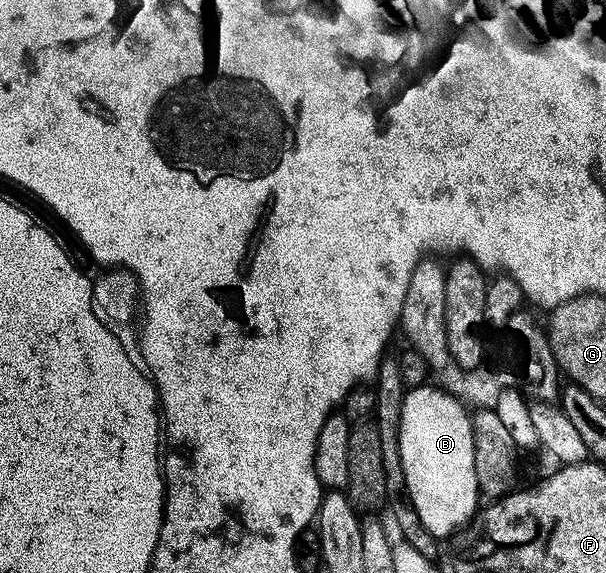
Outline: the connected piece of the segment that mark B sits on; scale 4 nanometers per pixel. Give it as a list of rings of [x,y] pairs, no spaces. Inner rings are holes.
[[[433,384],[409,389],[402,404],[400,421],[400,455],[406,488],[422,524],[437,540],[448,540],[461,528],[467,527],[477,513],[476,498],[481,497],[478,480],[474,476],[474,428],[469,407],[454,395]]]

